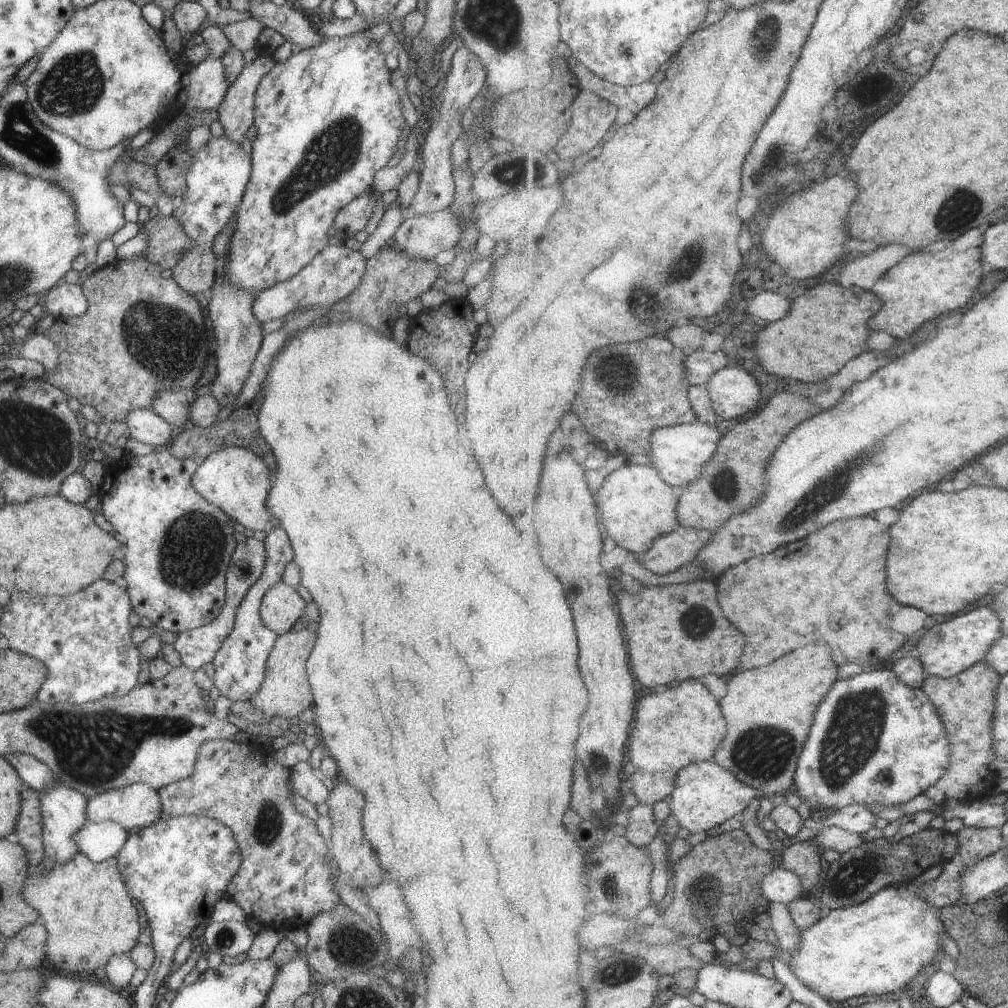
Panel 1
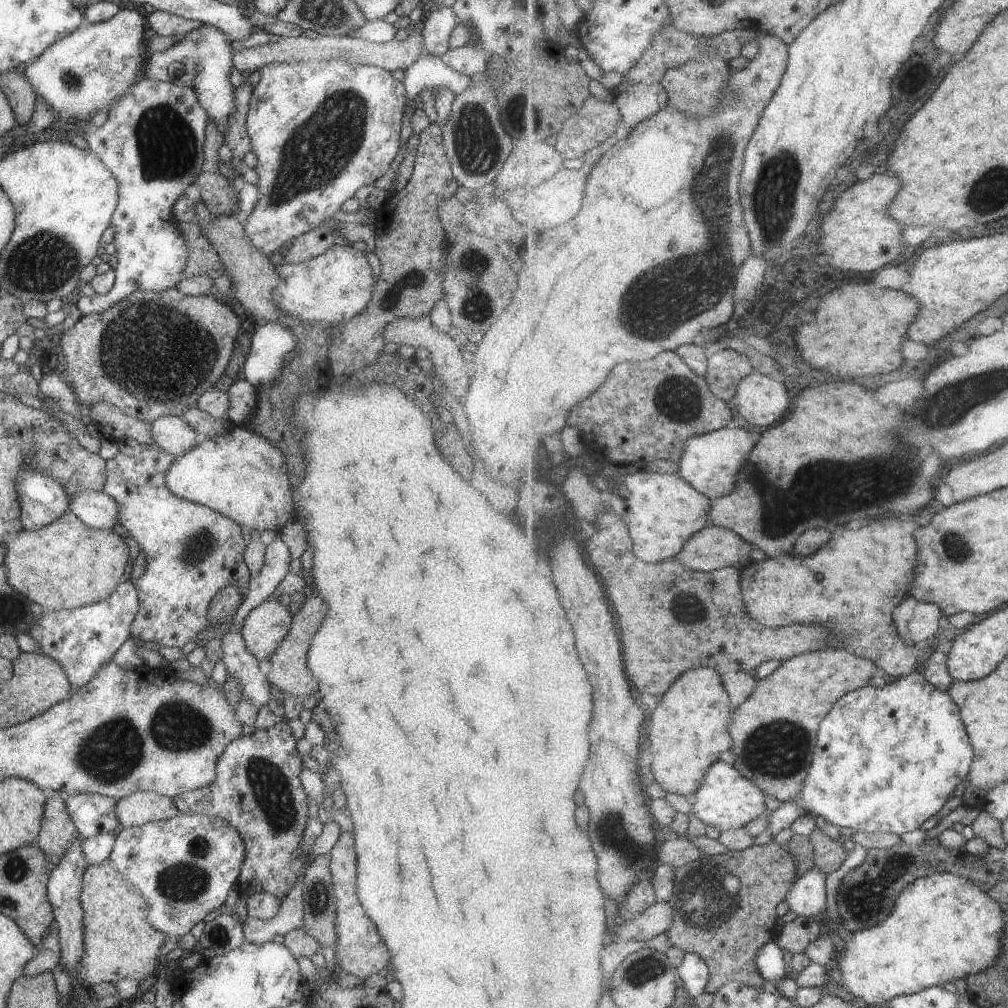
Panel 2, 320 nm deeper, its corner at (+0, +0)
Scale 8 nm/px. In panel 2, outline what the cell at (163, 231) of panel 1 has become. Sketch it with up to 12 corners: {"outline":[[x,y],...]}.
{"outline":[[177,222],[187,243],[184,277],[224,274],[198,222]]}

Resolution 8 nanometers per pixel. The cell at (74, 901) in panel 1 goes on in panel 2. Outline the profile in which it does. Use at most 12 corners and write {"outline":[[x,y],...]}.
{"outline":[[107,858],[79,895],[89,985],[154,974],[165,935]]}

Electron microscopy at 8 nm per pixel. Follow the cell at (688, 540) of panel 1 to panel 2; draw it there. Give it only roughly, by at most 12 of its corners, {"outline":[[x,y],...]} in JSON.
{"outline":[[709,524],[675,558],[694,571],[753,564],[752,546]]}

